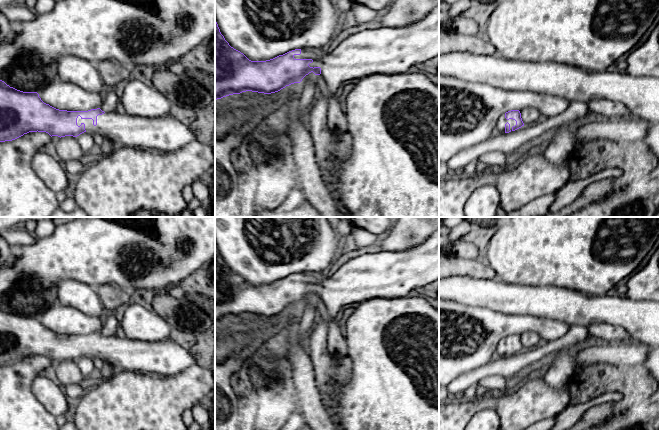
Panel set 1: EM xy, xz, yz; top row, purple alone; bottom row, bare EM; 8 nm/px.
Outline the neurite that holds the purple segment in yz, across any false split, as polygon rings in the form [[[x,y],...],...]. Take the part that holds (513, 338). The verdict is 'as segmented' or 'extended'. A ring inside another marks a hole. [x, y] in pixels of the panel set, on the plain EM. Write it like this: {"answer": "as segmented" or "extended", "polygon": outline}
{"answer": "extended", "polygon": [[[511,334],[502,338],[496,349],[496,357],[509,357],[524,350],[519,334]]]}

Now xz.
{"answer": "extended", "polygon": [[[439,226],[418,246],[403,251],[382,250],[355,257],[330,277],[295,273],[266,285],[251,285],[231,271],[215,244],[215,324],[246,315],[271,318],[291,308],[300,307],[311,296],[315,299],[321,298],[326,305],[327,313],[325,317],[317,318],[306,347],[313,364],[321,401],[334,417],[332,405],[342,370],[329,353],[327,343],[333,338],[333,324],[343,307],[377,297],[391,299],[409,296],[412,290],[437,280],[439,280]]]}

